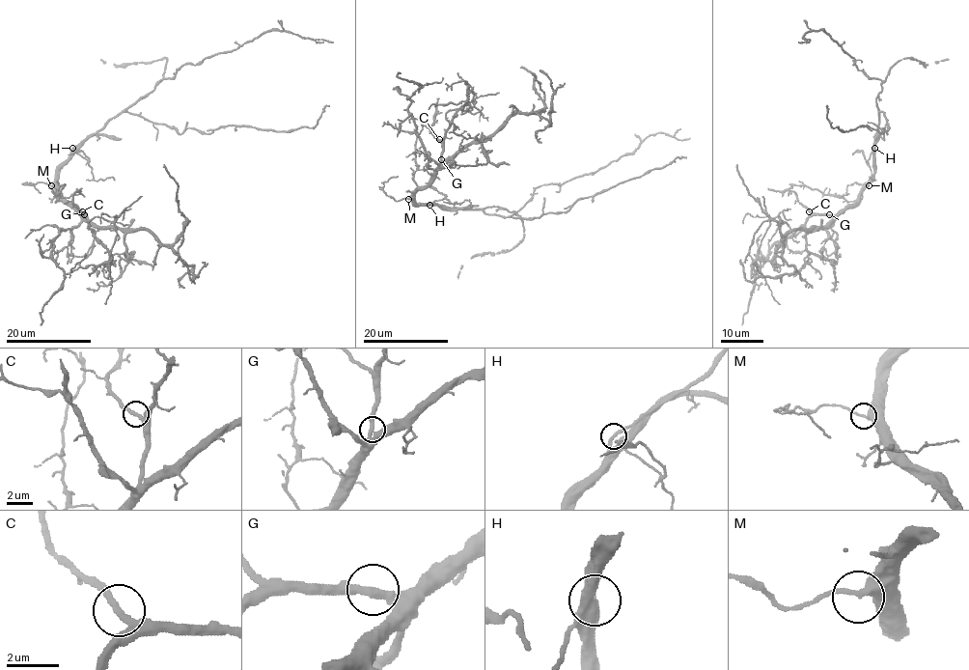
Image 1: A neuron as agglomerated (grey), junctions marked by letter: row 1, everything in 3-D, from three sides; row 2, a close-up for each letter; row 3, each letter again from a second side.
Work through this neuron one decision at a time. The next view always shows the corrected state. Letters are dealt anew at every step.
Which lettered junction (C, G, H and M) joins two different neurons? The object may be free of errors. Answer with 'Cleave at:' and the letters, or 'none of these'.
Cleave at: none of these

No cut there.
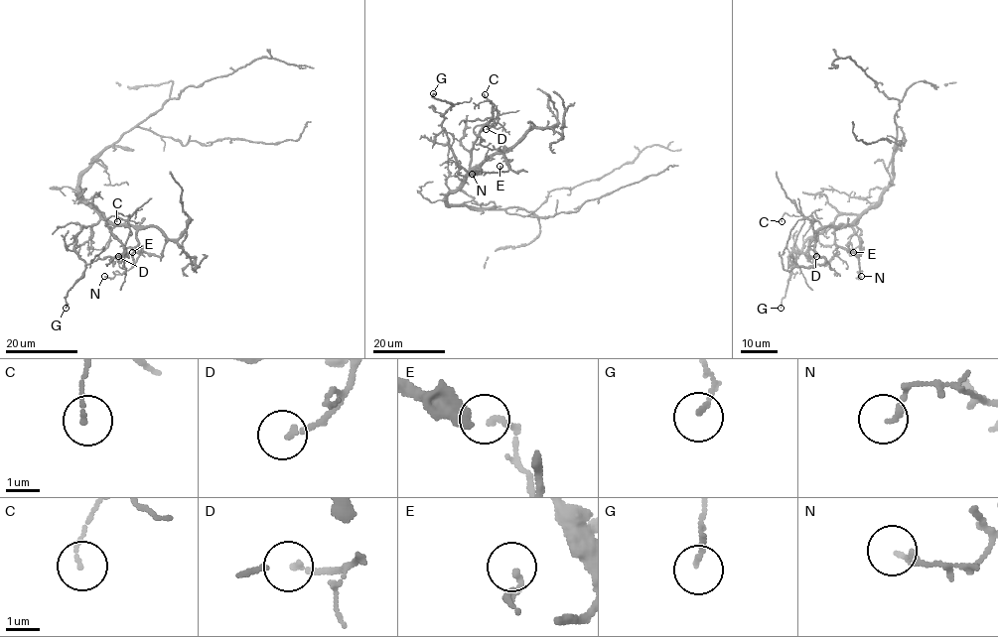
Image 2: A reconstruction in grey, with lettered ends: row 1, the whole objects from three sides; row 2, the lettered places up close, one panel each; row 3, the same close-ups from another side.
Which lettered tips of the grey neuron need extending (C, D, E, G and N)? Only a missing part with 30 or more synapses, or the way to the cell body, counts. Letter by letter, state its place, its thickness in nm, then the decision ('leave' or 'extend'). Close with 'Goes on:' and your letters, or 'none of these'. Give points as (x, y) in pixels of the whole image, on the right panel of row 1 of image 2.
C: (782, 221) | 110 nm | leave
D: (816, 256) | 160 nm | leave
E: (853, 252) | 150 nm | leave
G: (781, 308) | 130 nm | leave
N: (861, 276) | 140 nm | leave
Goes on: none of these

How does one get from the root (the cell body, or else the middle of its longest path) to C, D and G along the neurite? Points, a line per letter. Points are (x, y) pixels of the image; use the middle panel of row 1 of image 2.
C: (467, 206), (447, 205), (447, 196), (468, 173), (493, 107), (499, 114), (485, 94)
D: (467, 206), (447, 205), (447, 196), (462, 185), (469, 170), (476, 137), (493, 119), (494, 123), (486, 129)
G: (467, 206), (447, 205), (447, 196), (467, 172), (442, 126), (442, 116), (453, 104), (433, 93)

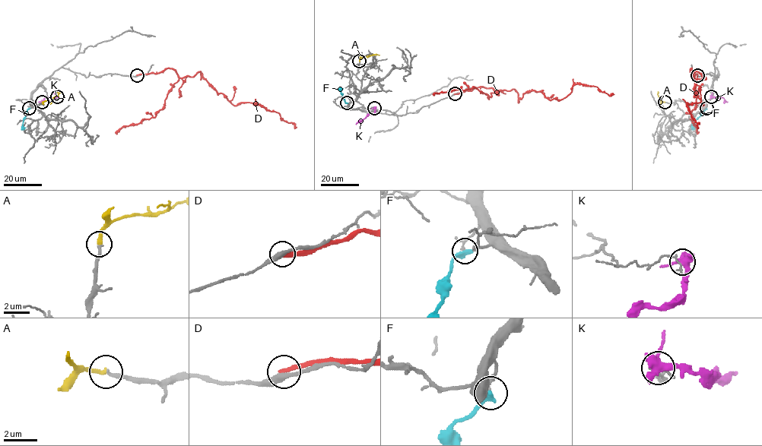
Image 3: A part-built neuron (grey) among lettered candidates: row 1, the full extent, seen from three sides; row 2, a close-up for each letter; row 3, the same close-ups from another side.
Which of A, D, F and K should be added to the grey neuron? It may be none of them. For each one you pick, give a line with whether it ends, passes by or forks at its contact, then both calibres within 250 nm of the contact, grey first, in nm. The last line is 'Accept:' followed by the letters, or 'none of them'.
A: it ends there; 240 nm thick on the grey side, 240 nm on the other
Accept: A

